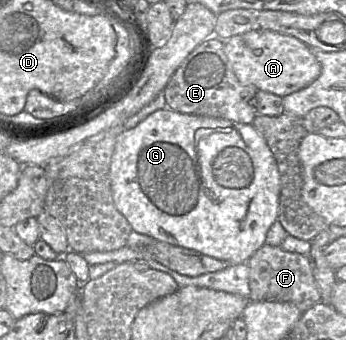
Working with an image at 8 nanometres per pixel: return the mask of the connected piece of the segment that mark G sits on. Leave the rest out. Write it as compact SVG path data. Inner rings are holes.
M170 108L156 110L134 128L125 130L117 136L110 163L109 178L114 205L126 218L132 230L150 236L157 241L194 250L226 262L228 266L247 263L251 256L265 244L266 234L278 217L280 176L277 163L266 140L252 124L237 123L223 118L184 114Z

